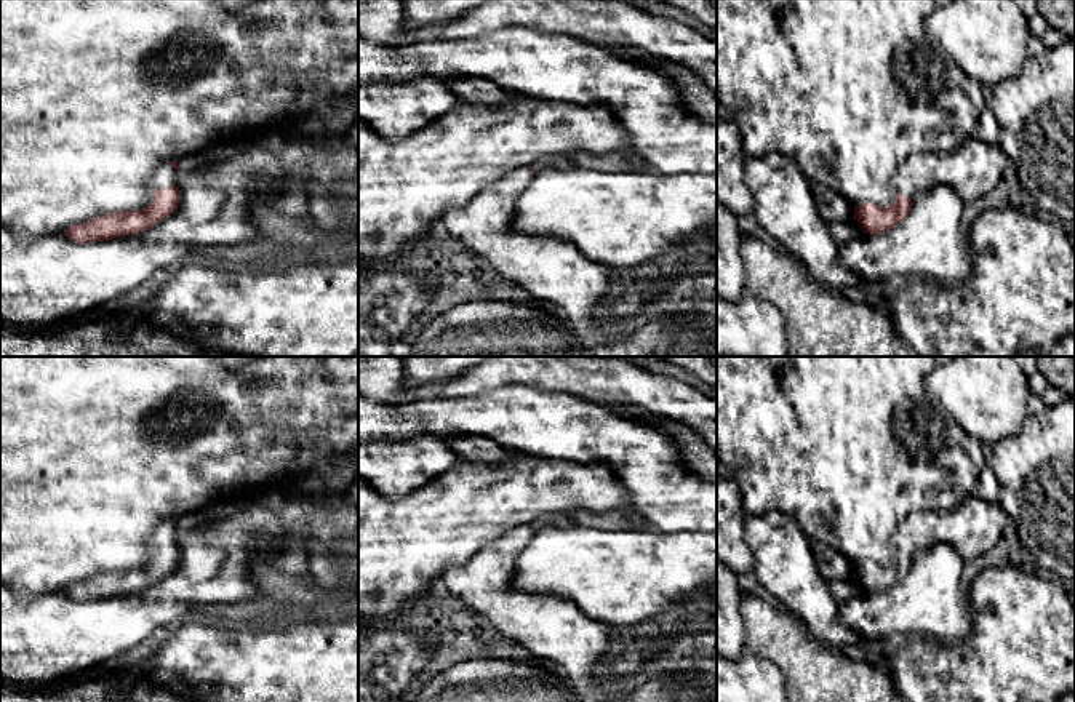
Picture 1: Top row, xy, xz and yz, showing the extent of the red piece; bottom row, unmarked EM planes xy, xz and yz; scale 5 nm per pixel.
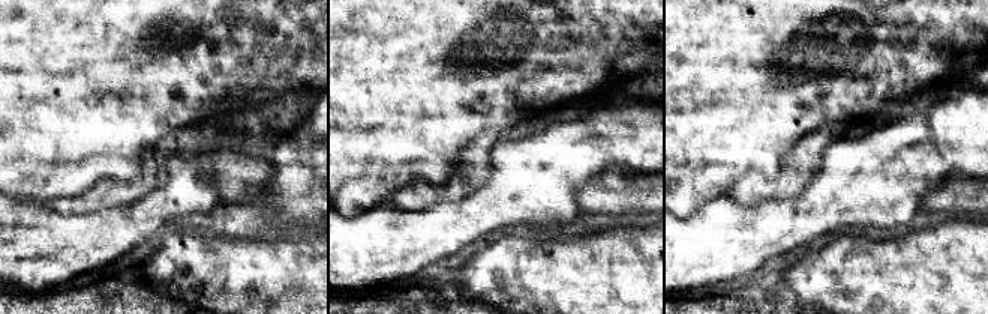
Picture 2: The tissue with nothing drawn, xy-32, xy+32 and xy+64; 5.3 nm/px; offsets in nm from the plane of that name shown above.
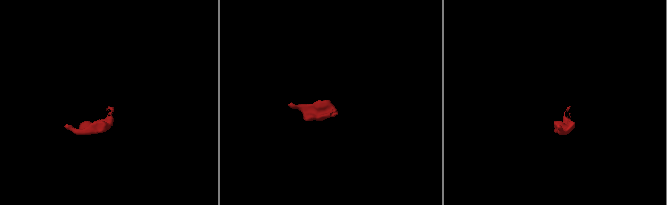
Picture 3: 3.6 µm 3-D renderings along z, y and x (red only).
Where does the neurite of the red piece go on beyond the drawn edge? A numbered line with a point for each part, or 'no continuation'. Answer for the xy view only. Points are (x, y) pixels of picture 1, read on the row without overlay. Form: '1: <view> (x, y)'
1: xy (165, 534)

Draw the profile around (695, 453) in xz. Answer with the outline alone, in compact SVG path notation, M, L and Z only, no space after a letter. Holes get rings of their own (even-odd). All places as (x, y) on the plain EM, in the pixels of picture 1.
M633 411L632 416L664 432L678 448L680 464L705 480L717 481L717 451L713 451L701 435L675 421L653 417L638 411Z

